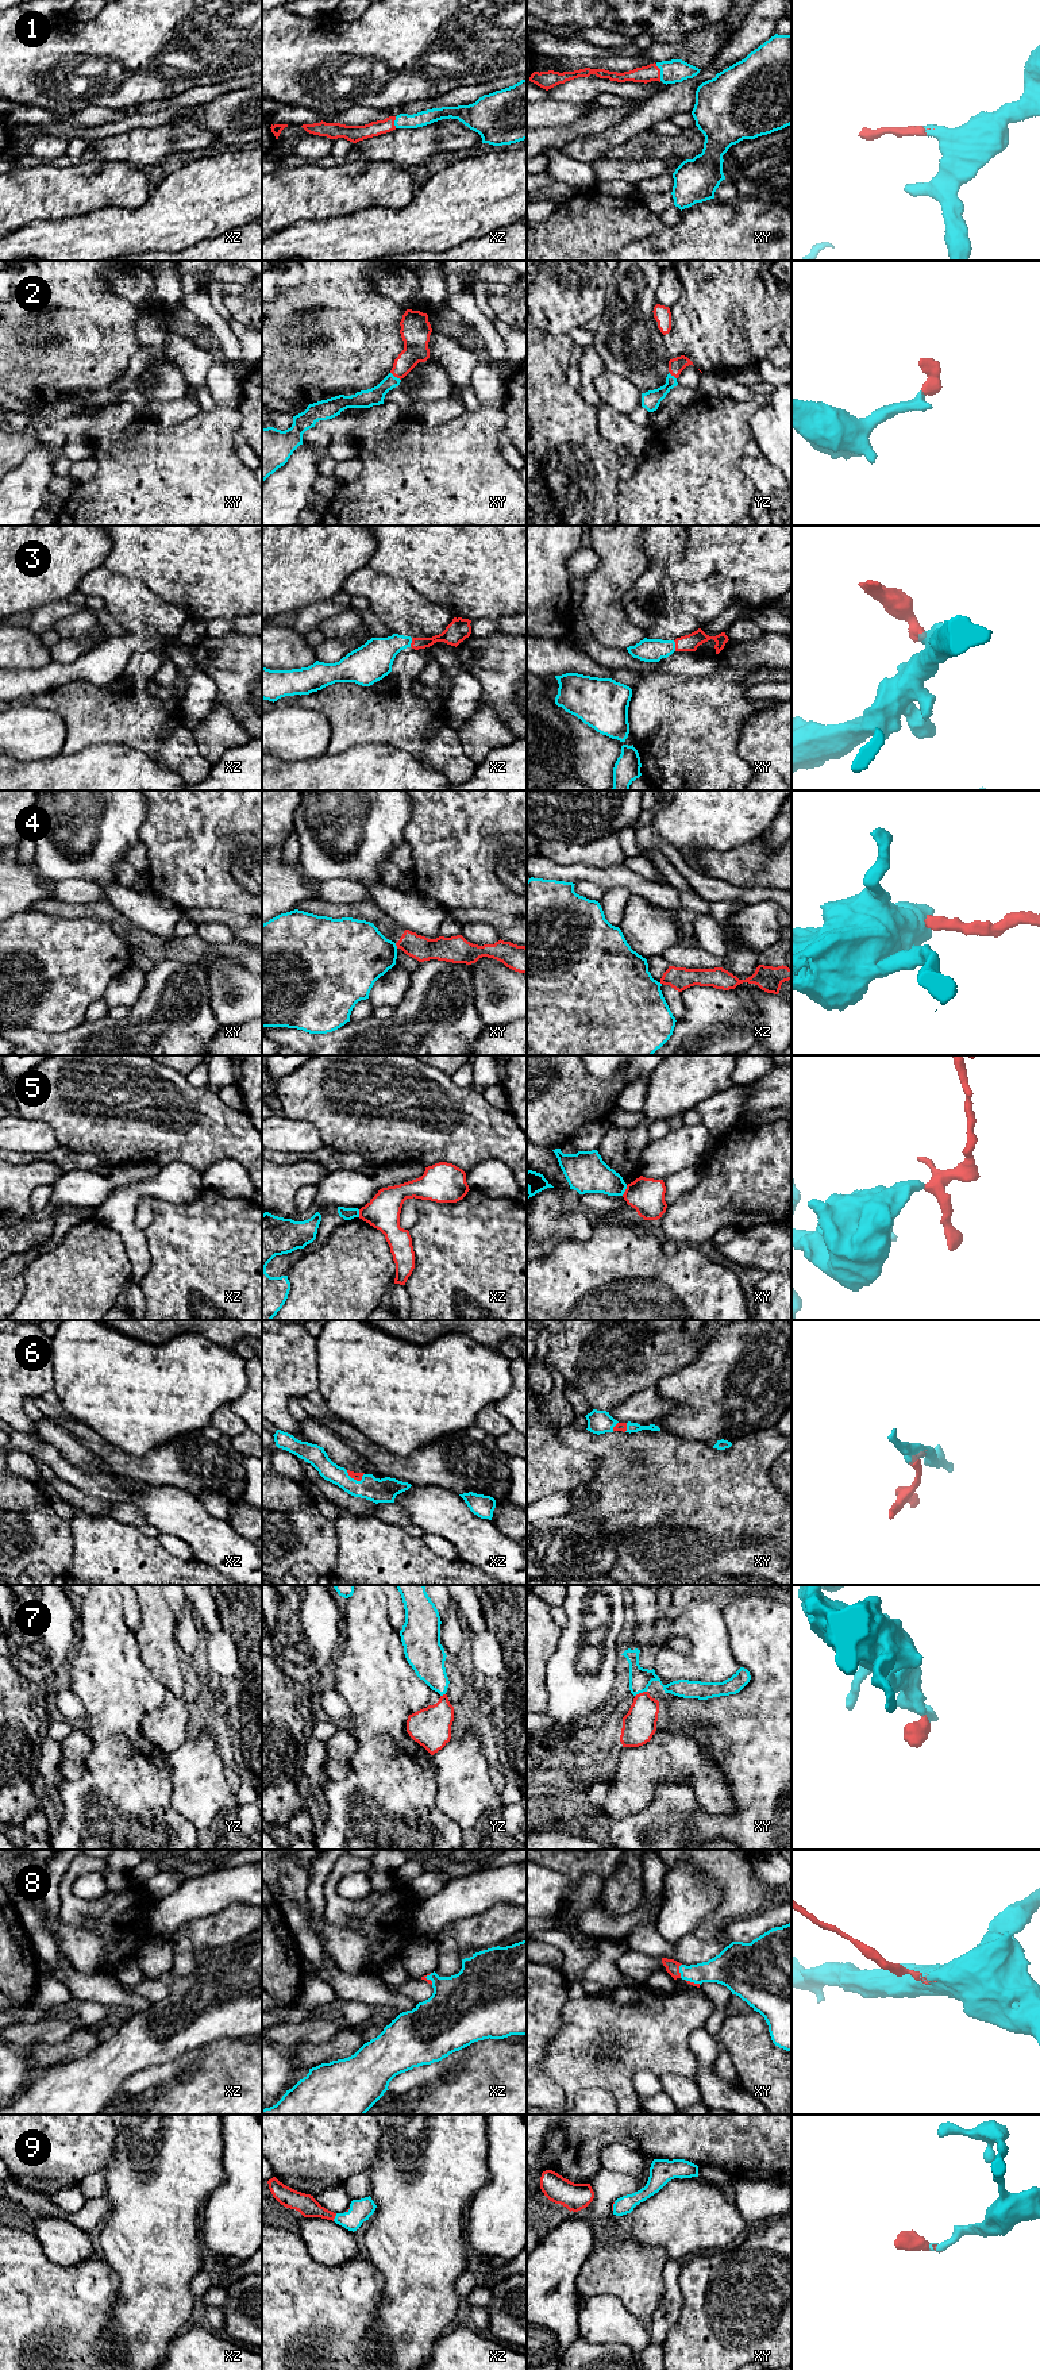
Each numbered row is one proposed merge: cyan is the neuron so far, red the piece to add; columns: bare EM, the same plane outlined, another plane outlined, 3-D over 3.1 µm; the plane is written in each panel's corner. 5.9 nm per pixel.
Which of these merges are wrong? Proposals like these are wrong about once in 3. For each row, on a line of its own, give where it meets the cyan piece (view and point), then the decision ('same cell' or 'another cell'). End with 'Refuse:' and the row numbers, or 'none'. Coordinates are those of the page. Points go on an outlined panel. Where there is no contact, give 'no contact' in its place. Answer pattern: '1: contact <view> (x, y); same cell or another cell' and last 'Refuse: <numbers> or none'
1: contact xy (661, 72); same cell
2: contact xy (396, 377); same cell
3: contact xy (674, 646); same cell
4: contact xy (396, 946); another cell
5: contact xy (624, 1191); another cell
6: contact xz (353, 1478); same cell
7: contact xy (640, 1692); same cell
8: contact xy (680, 1970); same cell
9: contact xz (335, 2217); same cell
Refuse: 4, 5

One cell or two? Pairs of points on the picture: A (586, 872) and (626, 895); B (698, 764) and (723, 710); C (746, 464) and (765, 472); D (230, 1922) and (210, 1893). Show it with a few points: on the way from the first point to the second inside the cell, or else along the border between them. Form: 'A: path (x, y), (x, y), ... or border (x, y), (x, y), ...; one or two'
A: border (608, 888), (626, 887), (634, 893); two
B: path (698, 750), (705, 727), (709, 723); one
C: path (750, 466), (761, 472); one
D: border (247, 1904), (232, 1904), (192, 1922); two

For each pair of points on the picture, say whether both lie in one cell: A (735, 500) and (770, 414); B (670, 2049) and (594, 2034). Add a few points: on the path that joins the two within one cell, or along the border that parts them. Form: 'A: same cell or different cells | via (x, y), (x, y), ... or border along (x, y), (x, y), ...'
A: different cells | border along (761, 407), (751, 418), (752, 438)
B: same cell | via (651, 2035), (613, 2034)

